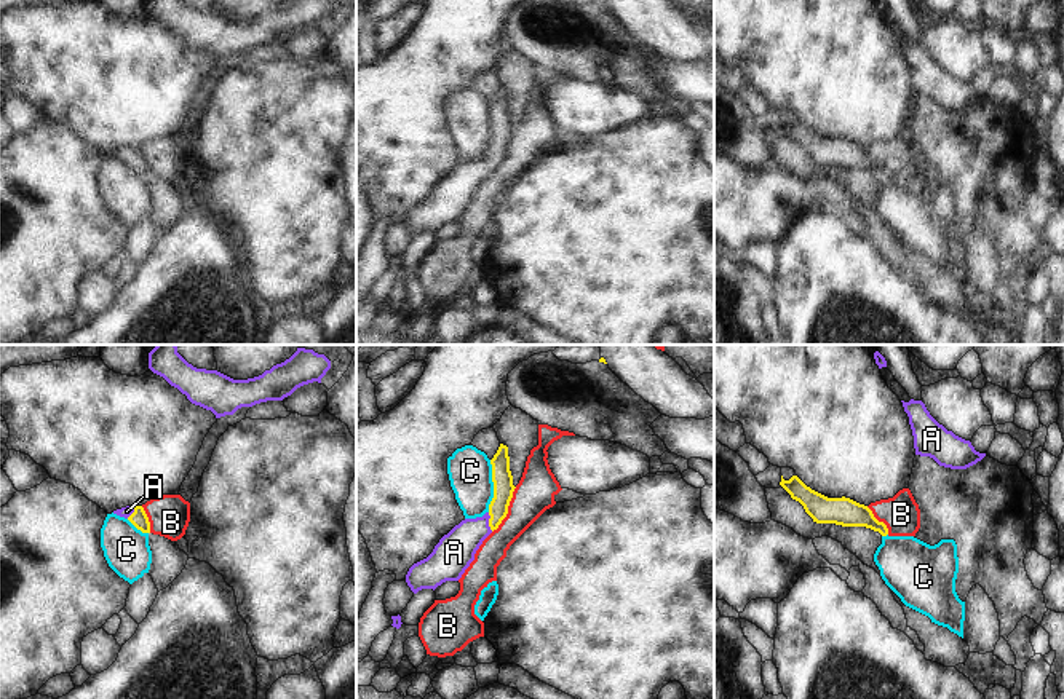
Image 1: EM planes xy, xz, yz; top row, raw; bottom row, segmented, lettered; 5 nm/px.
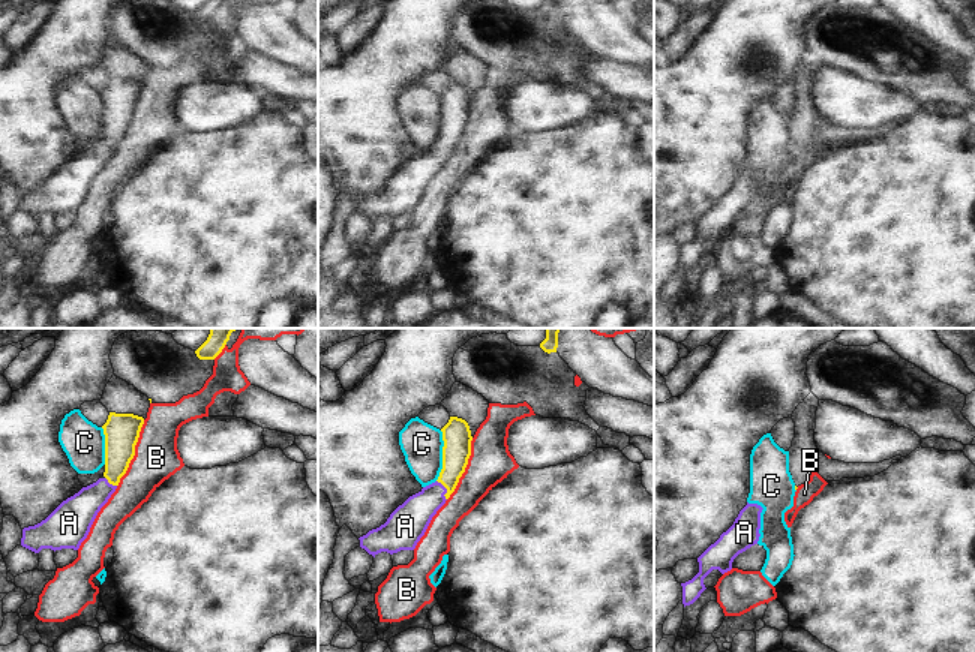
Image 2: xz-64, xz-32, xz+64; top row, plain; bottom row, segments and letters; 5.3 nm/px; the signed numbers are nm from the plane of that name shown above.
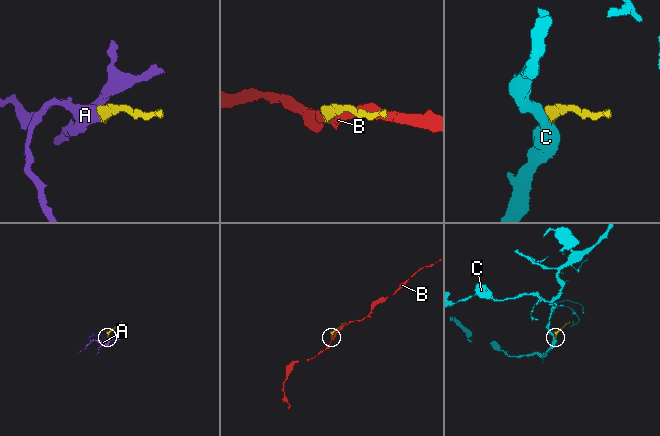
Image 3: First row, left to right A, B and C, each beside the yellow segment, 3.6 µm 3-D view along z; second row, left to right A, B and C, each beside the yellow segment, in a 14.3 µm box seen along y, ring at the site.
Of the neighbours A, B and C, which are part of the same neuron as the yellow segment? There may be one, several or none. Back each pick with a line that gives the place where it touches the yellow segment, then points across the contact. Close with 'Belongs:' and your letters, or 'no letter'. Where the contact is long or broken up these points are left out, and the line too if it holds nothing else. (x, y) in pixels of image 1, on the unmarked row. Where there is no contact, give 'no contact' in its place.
A: meets yellow in xz at (489, 165); runs through xz (502, 120), (502, 141), (489, 165), (478, 171), (454, 195)
Belongs: A

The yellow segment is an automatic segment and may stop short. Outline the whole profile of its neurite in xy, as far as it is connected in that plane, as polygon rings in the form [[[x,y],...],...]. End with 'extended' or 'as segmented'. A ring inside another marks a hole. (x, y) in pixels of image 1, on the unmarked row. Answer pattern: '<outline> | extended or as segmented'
[[[126,148],[113,156],[128,161],[142,176],[150,176],[150,164],[142,148]]] | extended

